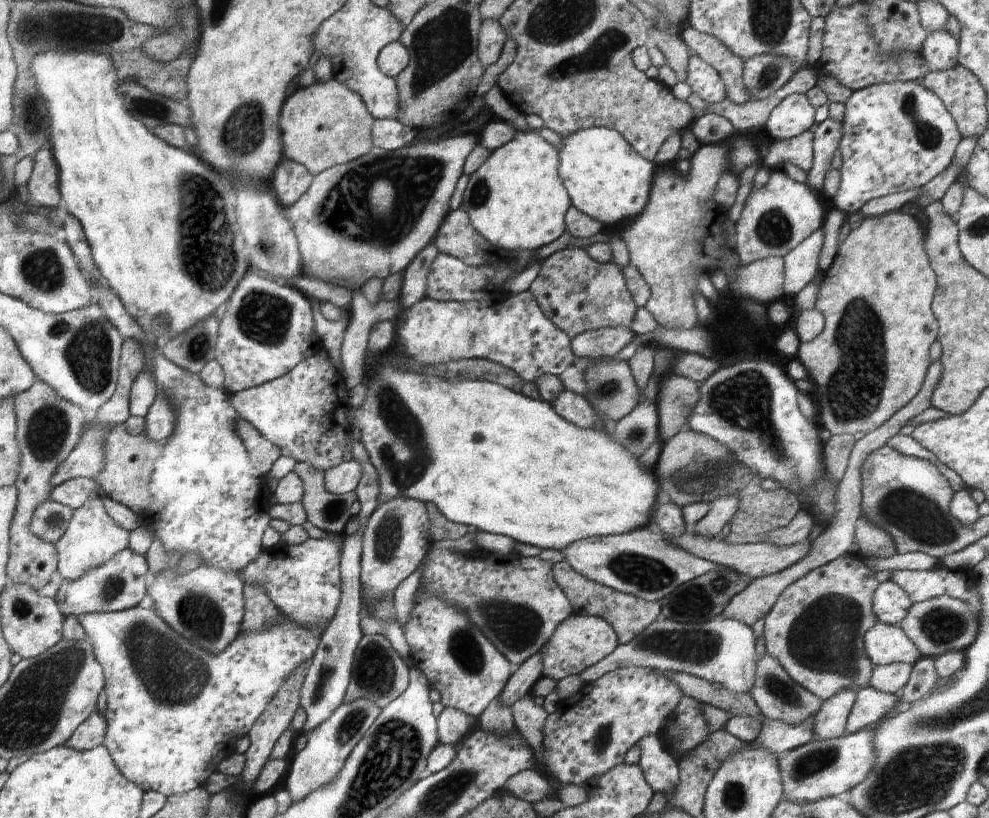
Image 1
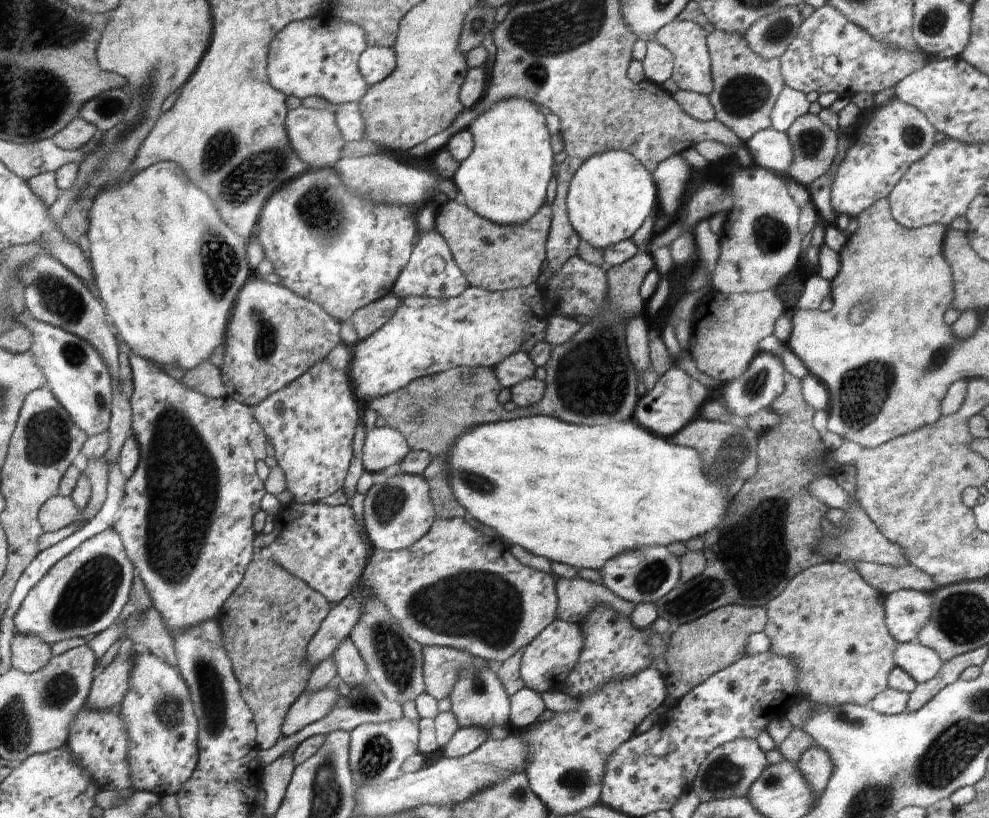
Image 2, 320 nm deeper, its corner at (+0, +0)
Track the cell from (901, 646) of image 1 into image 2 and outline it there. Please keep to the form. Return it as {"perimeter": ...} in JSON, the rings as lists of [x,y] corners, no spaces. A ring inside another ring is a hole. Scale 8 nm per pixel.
{"perimeter":[[[916,641],[898,643],[894,657],[896,666],[912,676],[917,684],[934,678],[943,664],[934,650],[930,650]]]}

